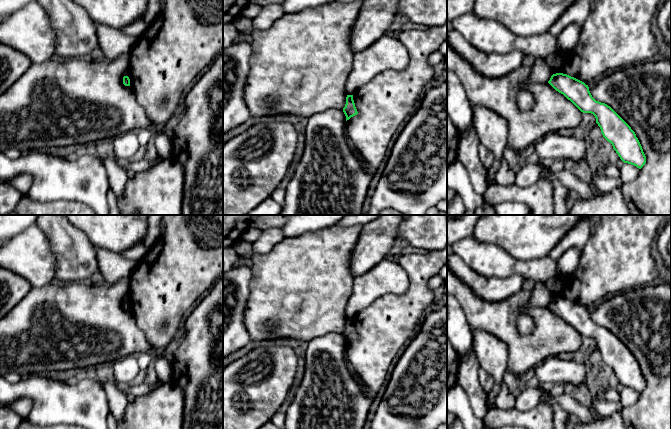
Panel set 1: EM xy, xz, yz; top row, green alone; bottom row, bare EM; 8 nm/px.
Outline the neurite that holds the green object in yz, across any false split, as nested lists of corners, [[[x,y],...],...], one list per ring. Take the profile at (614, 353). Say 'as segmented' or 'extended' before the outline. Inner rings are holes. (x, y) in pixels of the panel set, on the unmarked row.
as segmented; [[[553,298],[548,307],[581,336],[591,337],[603,361],[612,368],[620,383],[641,393],[646,387],[642,370],[631,351],[607,328],[596,325],[588,309],[567,298]]]

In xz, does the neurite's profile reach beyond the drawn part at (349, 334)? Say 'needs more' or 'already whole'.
already whole

